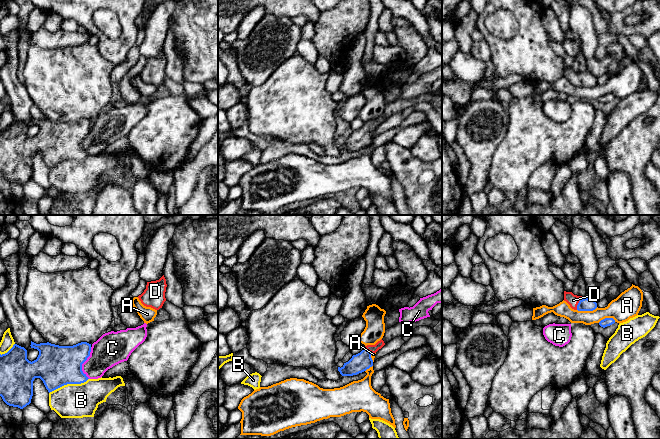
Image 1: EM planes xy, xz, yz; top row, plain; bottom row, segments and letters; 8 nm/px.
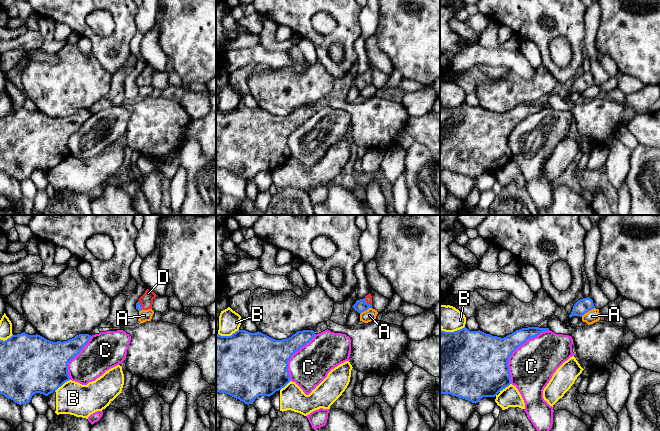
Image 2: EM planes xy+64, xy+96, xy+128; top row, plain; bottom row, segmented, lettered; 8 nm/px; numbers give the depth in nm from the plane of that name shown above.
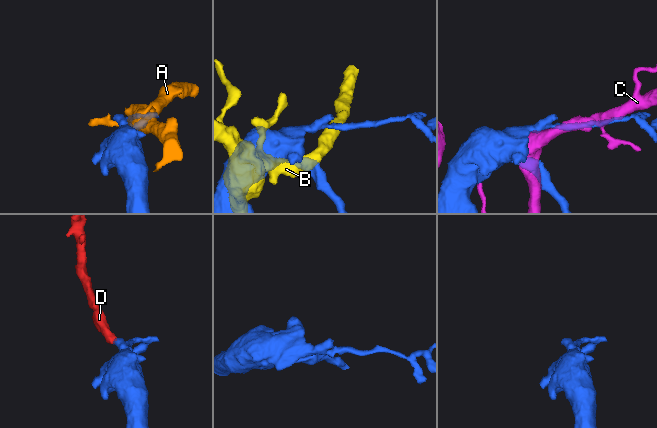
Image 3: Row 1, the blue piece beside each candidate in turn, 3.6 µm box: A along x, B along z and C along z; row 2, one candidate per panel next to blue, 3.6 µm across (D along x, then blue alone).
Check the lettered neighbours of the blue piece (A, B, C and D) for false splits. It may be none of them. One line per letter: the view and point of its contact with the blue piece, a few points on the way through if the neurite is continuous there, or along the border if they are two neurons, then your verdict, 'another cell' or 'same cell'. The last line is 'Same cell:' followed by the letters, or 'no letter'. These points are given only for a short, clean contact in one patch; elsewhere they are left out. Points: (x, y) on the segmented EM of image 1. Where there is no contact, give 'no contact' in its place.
A: meets blue in yz at (587, 310); another cell
B: meets blue in xy at (68, 383); another cell
C: meets blue in xy at (83, 362); another cell
D: meets blue in yz at (578, 303); runs through yz (585, 304), (578, 303), (573, 300); same cell
Same cell: D

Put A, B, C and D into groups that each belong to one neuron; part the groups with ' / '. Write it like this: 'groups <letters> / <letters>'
groups A / B / C / D

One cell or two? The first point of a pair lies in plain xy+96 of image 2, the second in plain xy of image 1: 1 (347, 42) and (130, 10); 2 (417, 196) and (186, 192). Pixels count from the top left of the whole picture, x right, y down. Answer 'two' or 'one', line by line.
1: one
2: two

